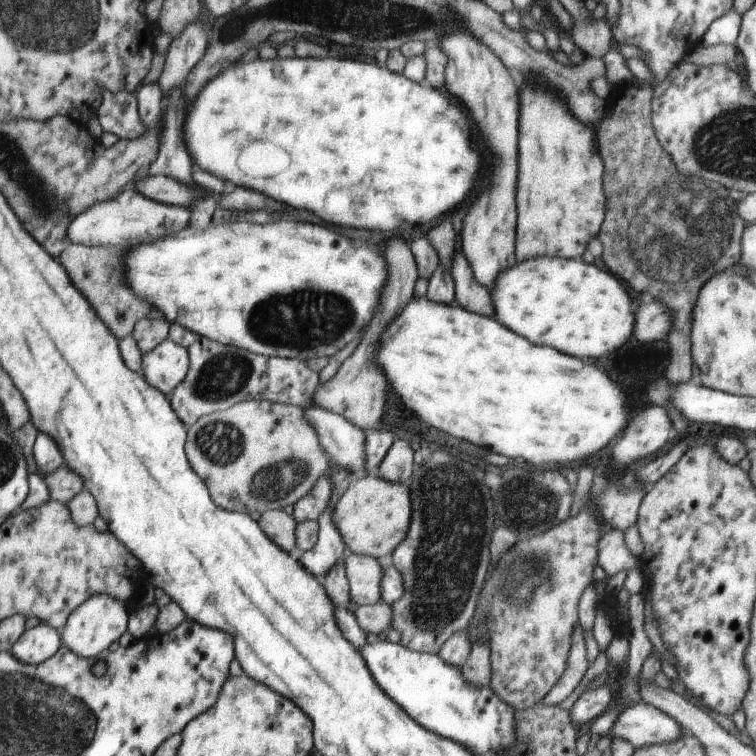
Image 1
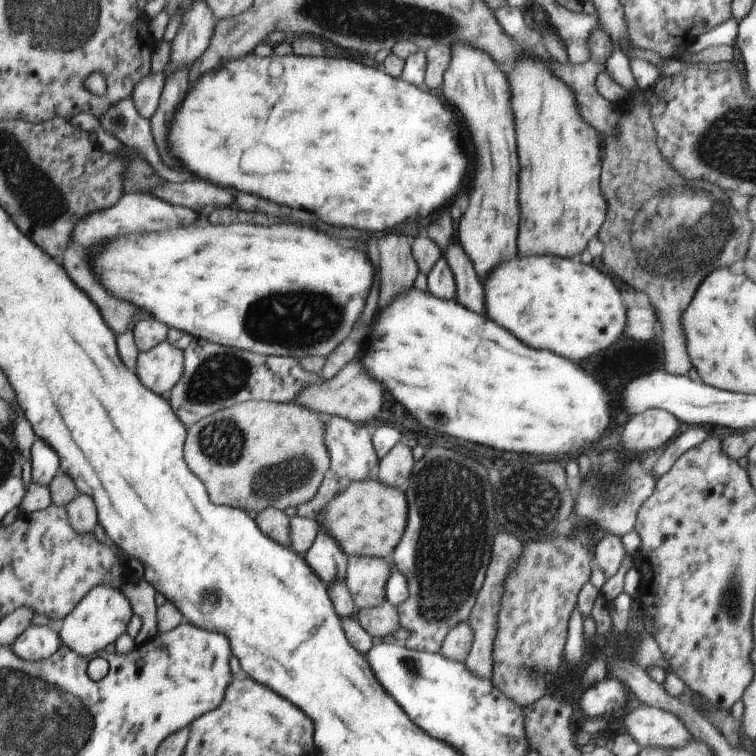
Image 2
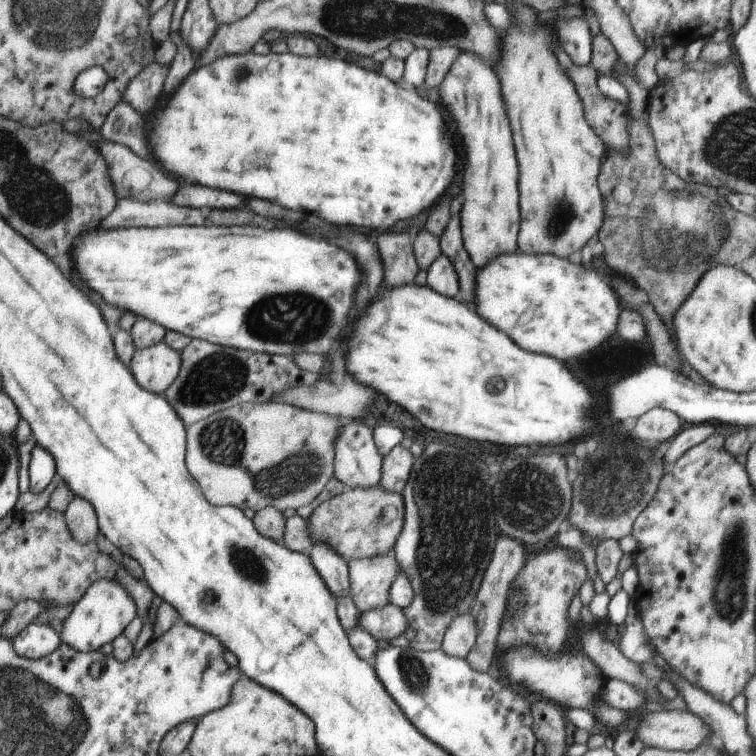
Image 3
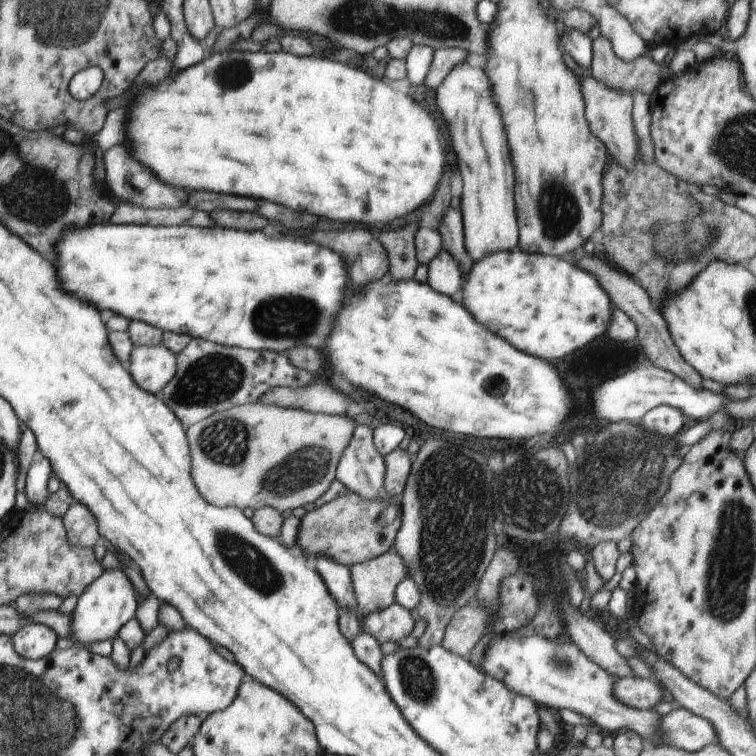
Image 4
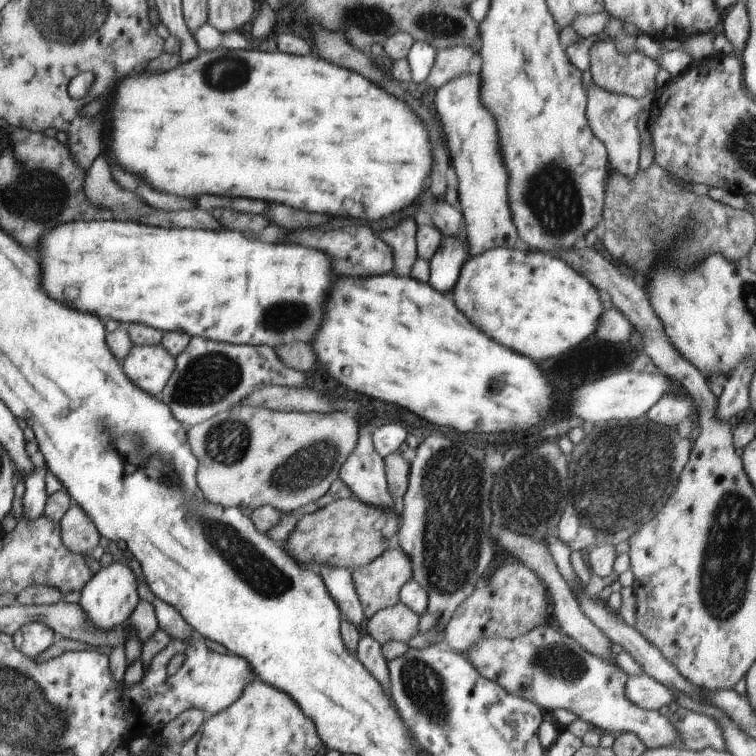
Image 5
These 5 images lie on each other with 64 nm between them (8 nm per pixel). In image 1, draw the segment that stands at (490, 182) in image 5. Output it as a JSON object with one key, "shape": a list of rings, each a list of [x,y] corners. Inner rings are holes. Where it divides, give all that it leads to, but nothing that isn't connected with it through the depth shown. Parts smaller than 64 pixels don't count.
{"shape":[[[456,26],[452,34],[440,38],[440,48],[448,56],[445,68],[445,86],[448,93],[457,97],[464,105],[473,122],[482,128],[482,134],[496,154],[496,166],[492,176],[492,186],[484,190],[474,206],[470,216],[476,216],[478,226],[470,230],[462,226],[460,234],[463,252],[474,278],[489,291],[496,284],[500,272],[514,266],[518,261],[515,256],[516,206],[514,206],[514,186],[516,186],[516,142],[518,142],[518,116],[520,116],[520,90],[515,78],[508,72],[500,58],[483,42],[476,40],[468,30]]]}

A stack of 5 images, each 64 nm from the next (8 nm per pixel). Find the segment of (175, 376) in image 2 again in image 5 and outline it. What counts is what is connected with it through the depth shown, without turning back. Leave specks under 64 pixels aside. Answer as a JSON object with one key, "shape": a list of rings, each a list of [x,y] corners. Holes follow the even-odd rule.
{"shape":[[[133,345],[122,365],[136,386],[160,396],[177,364],[174,364],[174,355],[161,345]]]}

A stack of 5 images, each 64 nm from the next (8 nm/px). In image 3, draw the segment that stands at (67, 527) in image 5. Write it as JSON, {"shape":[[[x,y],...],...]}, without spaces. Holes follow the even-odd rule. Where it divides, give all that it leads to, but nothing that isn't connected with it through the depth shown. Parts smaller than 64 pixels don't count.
{"shape":[[[76,496],[69,503],[64,514],[67,526],[76,540],[79,540],[80,543],[95,541],[96,534],[98,534],[98,518],[90,502]]]}

